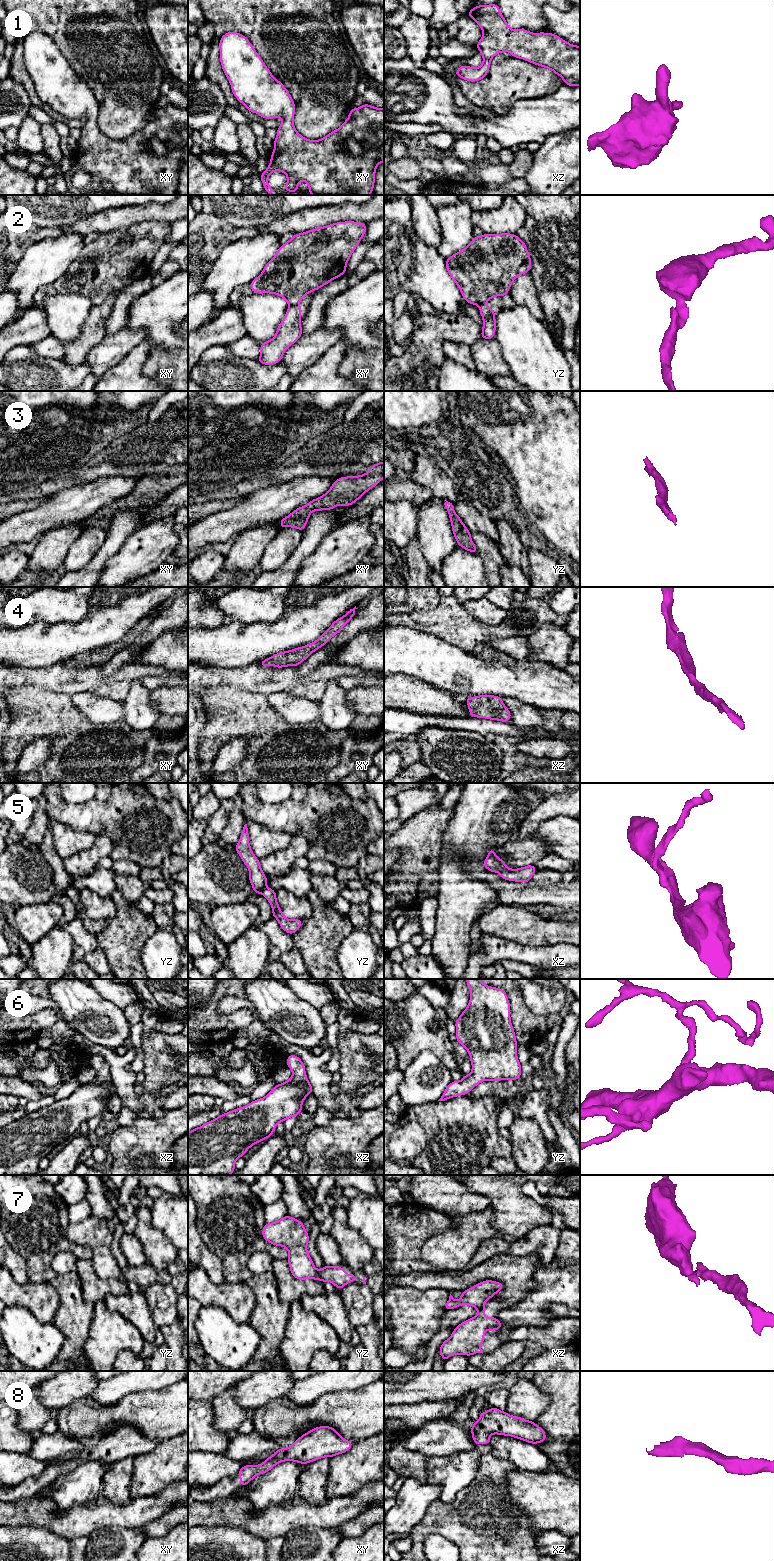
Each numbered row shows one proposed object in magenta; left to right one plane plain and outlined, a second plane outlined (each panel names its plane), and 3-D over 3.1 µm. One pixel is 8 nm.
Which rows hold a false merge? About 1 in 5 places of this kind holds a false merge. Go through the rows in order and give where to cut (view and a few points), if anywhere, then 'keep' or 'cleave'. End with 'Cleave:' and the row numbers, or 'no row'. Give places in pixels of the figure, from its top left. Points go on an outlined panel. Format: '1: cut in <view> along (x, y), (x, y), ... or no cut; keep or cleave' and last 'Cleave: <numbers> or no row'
1: no cut; keep
2: cut in xy along (297, 303), (289, 306); cleave
3: no cut; keep
4: no cut; keep
5: no cut; keep
6: no cut; keep
7: cut in yz along (317, 1274), (321, 1280); cleave
8: no cut; keep
Cleave: 2, 7

